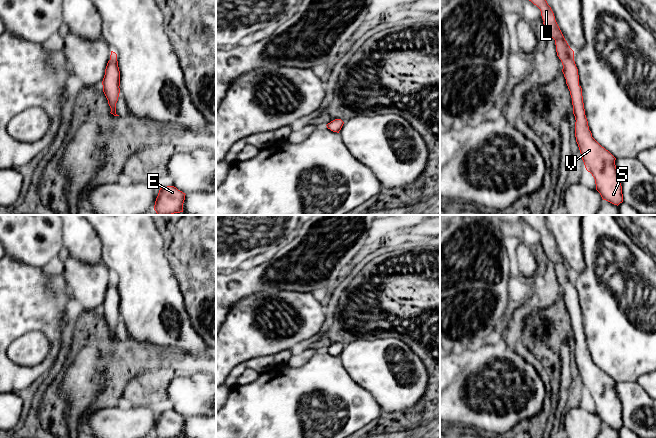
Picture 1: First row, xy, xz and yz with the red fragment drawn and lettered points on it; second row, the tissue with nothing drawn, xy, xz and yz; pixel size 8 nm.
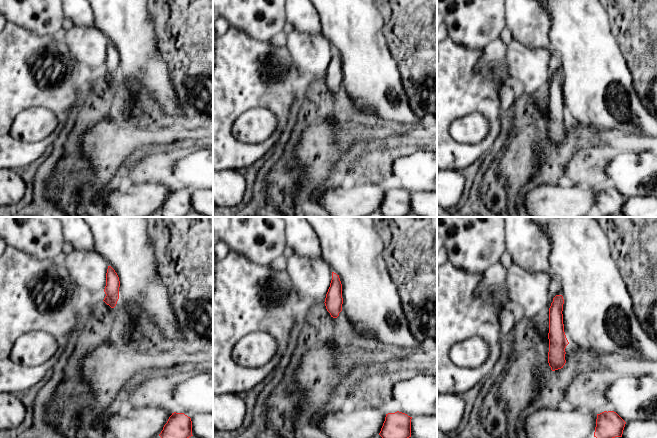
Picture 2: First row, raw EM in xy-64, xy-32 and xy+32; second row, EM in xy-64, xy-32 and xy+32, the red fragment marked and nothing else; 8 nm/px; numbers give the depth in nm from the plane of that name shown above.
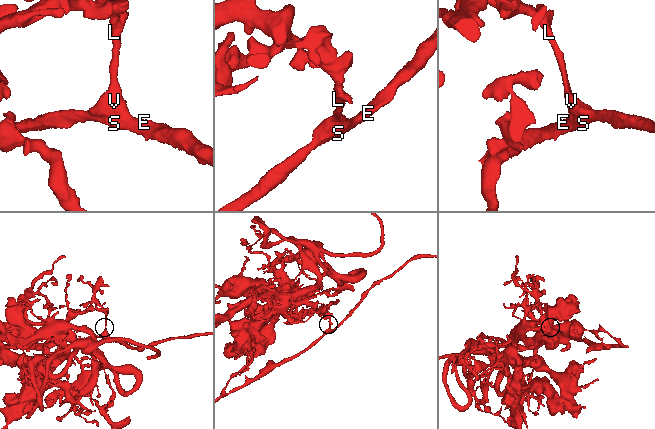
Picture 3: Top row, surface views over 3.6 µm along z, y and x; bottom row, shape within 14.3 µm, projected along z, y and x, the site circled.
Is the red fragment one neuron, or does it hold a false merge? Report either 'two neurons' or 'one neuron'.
two neurons

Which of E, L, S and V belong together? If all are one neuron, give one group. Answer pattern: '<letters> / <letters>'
E S V / L

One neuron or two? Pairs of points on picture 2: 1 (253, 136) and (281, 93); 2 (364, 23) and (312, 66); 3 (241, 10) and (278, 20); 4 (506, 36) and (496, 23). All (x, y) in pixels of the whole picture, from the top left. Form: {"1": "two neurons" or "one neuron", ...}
{"1": "two neurons", "2": "two neurons", "3": "one neuron", "4": "two neurons"}

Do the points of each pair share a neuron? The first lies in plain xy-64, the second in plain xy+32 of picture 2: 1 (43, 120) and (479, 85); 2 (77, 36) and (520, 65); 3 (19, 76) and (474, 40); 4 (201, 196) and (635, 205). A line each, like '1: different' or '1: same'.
1: different
2: same
3: different
4: same

